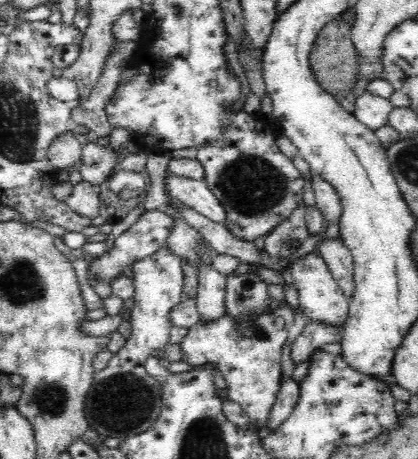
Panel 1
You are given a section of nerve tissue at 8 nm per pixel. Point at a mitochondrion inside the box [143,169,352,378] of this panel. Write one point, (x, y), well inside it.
(258, 332)

